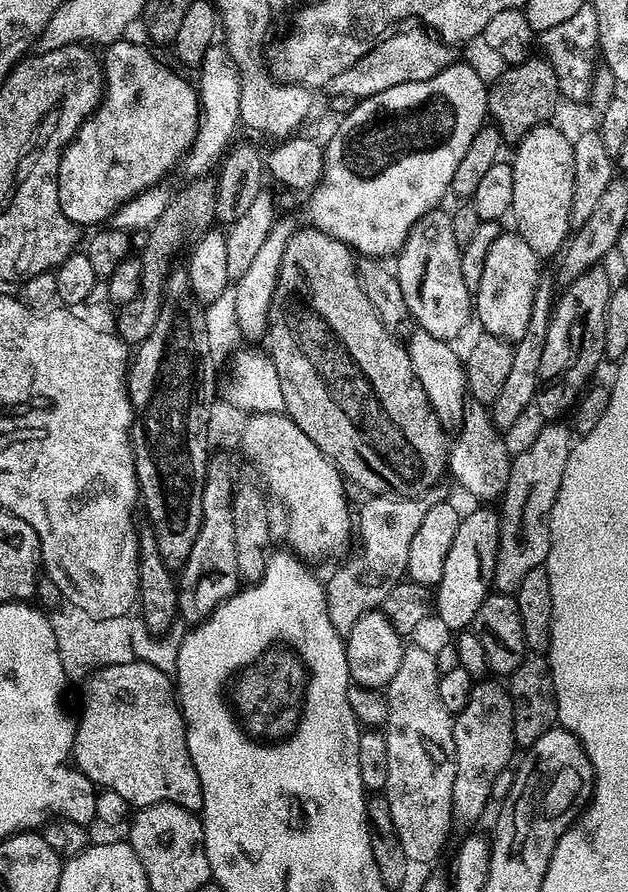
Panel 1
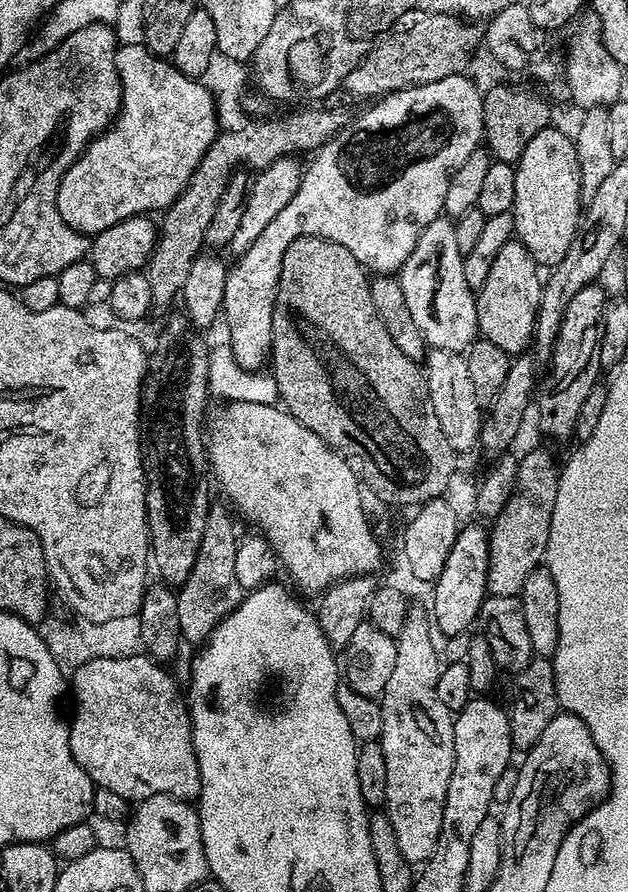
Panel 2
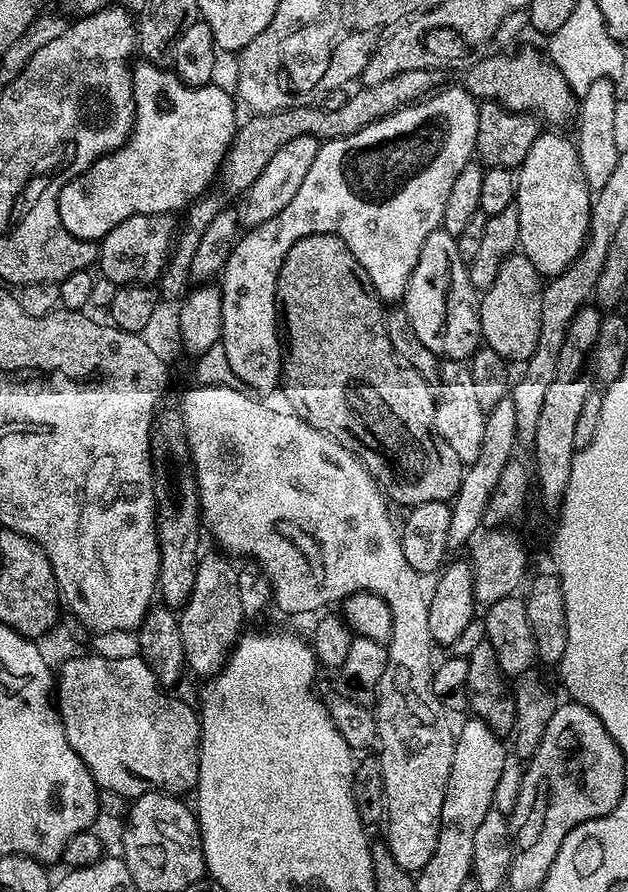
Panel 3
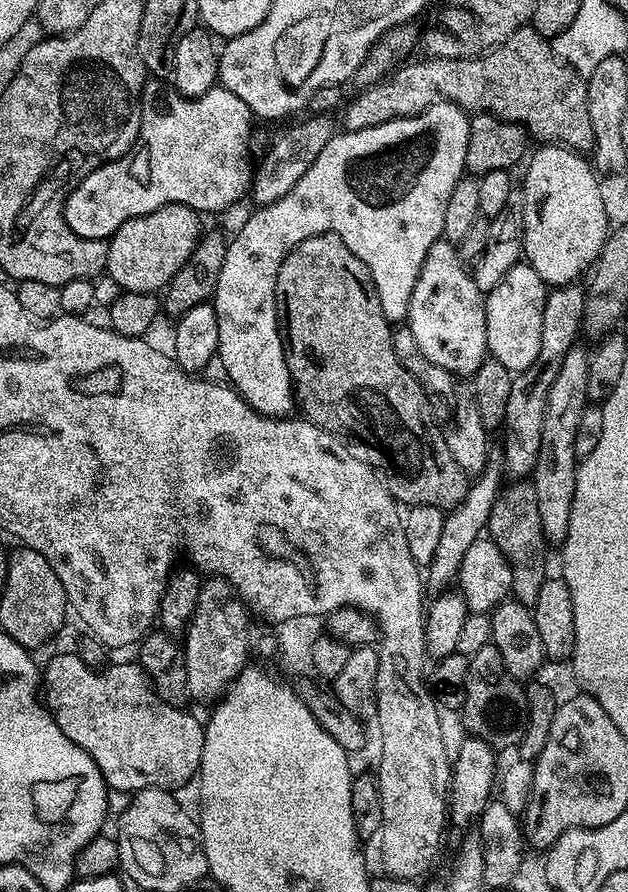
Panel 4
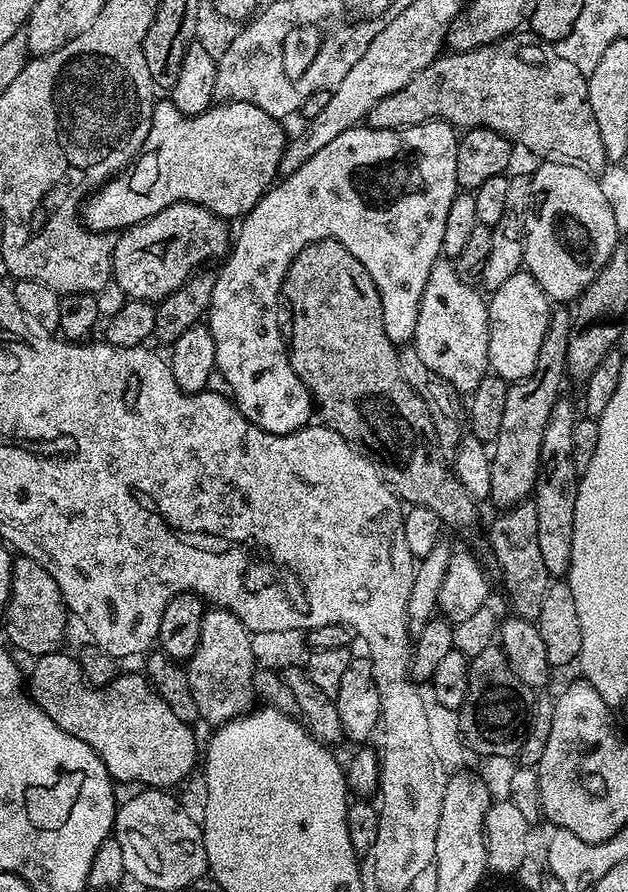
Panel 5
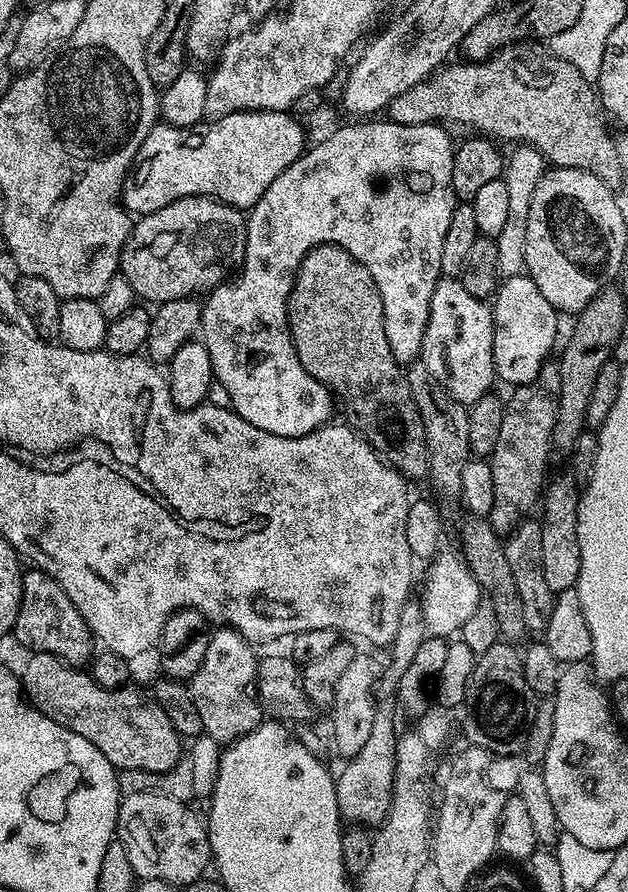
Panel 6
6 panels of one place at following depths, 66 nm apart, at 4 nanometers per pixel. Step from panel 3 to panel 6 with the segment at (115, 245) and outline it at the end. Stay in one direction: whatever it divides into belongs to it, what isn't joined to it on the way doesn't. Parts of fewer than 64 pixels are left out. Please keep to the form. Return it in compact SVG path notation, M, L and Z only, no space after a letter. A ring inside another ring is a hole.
M210 196L178 198L170 202L170 206L162 206L162 210L154 210L150 214L139 217L133 223L128 241L124 243L124 249L120 251L118 272L133 288L135 295L141 301L149 300L149 302L144 302L152 306L159 306L187 296L207 294L219 284L223 284L243 264L247 233L248 222L241 209L221 204Z

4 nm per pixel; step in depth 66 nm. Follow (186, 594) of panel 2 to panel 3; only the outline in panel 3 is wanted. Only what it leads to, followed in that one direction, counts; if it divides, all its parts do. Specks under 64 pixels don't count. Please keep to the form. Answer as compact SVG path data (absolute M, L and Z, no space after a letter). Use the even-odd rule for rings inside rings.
M216 552L201 555L194 590L178 612L187 667L203 678L215 676L228 663L228 656L242 635L240 627L246 624L238 588L238 568L227 555Z

